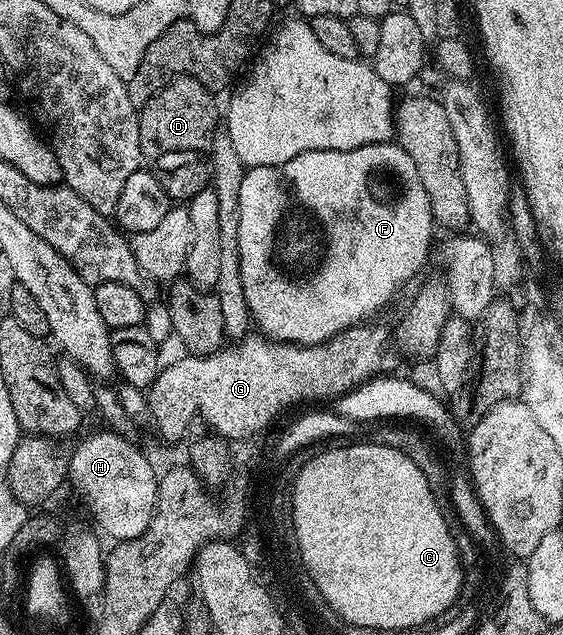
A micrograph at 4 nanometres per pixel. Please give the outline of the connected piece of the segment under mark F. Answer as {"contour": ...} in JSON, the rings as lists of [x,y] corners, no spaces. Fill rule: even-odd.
{"contour":[[[397,142],[359,146],[355,150],[315,150],[291,158],[291,162],[249,168],[239,186],[237,213],[237,253],[241,256],[239,274],[249,315],[252,323],[261,327],[258,328],[260,335],[286,344],[326,344],[332,336],[348,332],[350,328],[376,317],[373,315],[424,266],[435,229],[431,198],[427,190],[423,190],[419,170],[415,170],[415,158],[411,158],[411,154],[407,154]],[[376,172],[390,176],[401,187],[397,197],[386,204],[380,204],[369,189],[369,176]],[[304,207],[317,219],[325,235],[321,260],[305,260],[297,244],[285,252],[280,234],[273,232],[284,216],[295,227],[303,227]]]}

